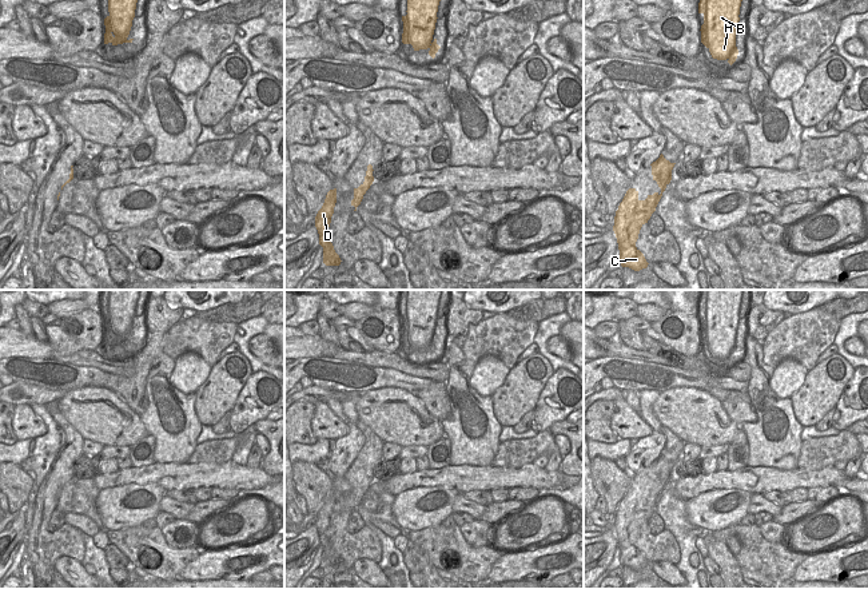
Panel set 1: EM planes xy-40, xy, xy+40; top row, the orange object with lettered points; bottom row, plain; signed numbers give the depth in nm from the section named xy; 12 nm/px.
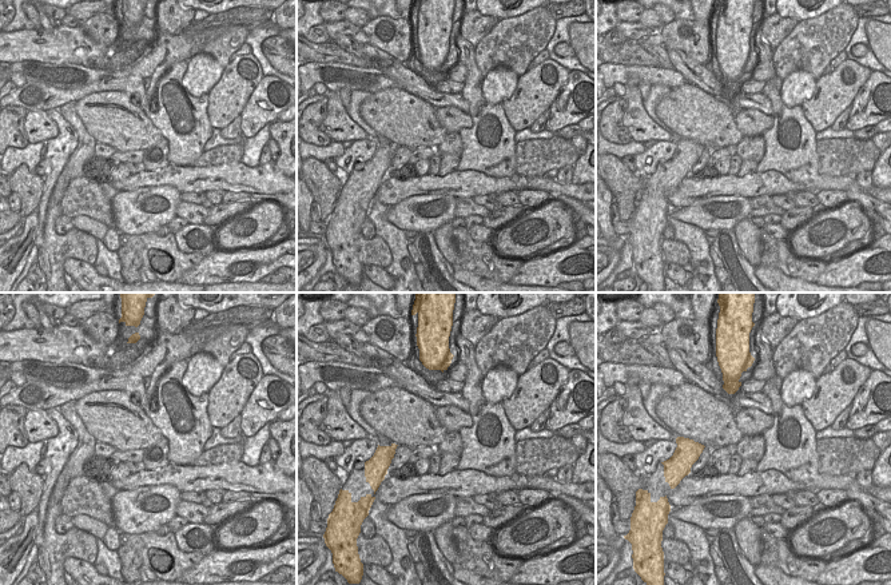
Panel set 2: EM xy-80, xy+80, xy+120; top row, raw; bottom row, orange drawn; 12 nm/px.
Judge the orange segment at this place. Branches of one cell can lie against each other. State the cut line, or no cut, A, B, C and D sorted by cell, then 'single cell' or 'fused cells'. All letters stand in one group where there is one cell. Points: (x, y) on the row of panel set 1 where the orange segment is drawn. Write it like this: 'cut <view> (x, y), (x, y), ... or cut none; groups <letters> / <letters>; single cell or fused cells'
cut none; groups A B C D; single cell

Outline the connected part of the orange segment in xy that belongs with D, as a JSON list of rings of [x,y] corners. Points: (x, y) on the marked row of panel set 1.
[[[337,188],[327,192],[324,203],[315,216],[315,227],[319,234],[319,244],[323,247],[323,263],[326,266],[339,266],[342,262],[339,255],[335,252],[333,243],[324,236],[324,232],[329,230],[331,223],[335,203]]]

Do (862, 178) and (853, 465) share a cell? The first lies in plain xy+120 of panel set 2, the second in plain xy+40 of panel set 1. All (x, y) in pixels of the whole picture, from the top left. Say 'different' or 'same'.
same

